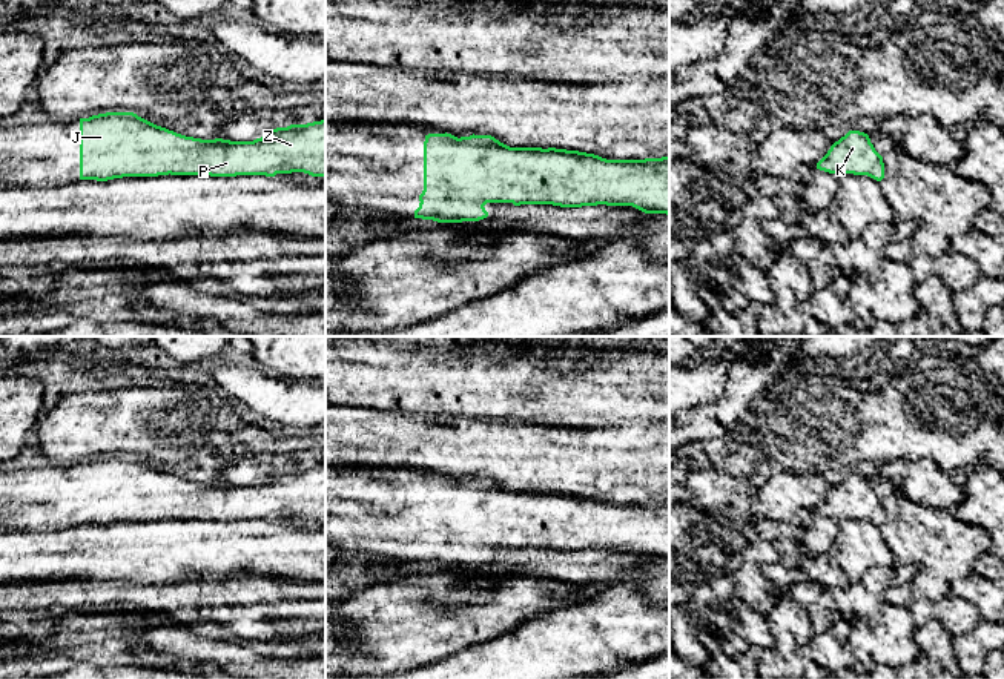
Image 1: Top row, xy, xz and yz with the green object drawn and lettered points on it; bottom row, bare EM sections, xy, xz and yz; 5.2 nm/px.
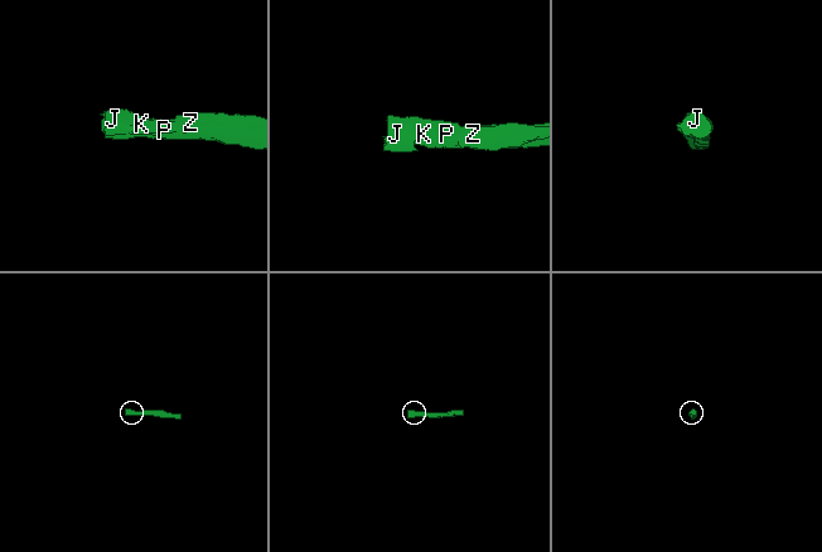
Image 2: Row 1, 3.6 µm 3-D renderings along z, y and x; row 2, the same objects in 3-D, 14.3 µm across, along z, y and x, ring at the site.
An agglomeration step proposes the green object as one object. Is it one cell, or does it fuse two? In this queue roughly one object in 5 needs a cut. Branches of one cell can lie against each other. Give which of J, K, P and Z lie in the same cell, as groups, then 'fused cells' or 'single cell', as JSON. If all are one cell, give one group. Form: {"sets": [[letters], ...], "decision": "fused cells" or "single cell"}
{"sets": [["J", "K", "P", "Z"]], "decision": "single cell"}

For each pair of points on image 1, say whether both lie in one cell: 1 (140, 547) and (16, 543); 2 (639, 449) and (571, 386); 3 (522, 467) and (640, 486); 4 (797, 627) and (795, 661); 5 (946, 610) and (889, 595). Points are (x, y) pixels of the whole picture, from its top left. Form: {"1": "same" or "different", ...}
{"1": "same", "2": "different", "3": "same", "4": "same", "5": "same"}

